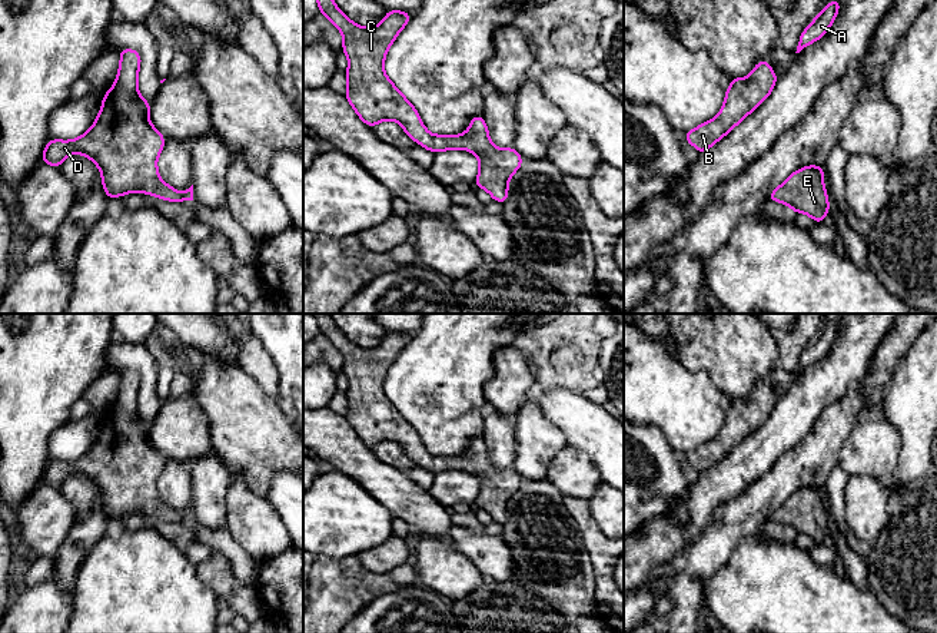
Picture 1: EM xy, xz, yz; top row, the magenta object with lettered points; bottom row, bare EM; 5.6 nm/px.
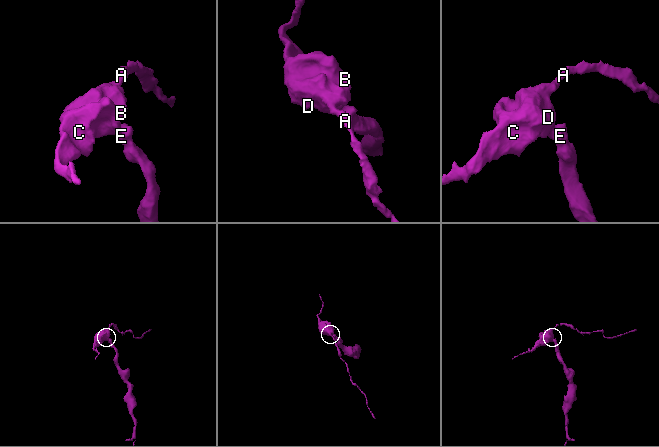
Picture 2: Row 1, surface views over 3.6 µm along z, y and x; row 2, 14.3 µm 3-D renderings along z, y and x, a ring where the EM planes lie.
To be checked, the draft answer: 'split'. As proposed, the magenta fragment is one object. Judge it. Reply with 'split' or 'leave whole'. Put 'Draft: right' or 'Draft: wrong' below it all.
leave whole
Draft: wrong

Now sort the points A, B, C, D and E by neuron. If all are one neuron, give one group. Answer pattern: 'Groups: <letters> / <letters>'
Groups: A B C D E

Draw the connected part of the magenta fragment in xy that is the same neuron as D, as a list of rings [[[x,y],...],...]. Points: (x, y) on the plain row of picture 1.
[[[134,369],[119,372],[120,387],[112,410],[92,448],[74,461],[50,460],[41,483],[60,488],[69,475],[92,480],[100,494],[109,520],[142,513],[169,523],[193,521],[193,506],[177,513],[160,501],[157,478],[165,457],[149,441],[152,424],[137,411],[142,378]]]

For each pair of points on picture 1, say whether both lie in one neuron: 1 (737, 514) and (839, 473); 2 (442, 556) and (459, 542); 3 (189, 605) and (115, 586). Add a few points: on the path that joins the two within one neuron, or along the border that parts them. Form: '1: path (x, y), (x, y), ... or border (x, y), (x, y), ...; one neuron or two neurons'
1: border (836, 464), (823, 486); two neurons
2: border (447, 539), (478, 569); two neurons
3: path (170, 605), (142, 605), (133, 596); one neuron

